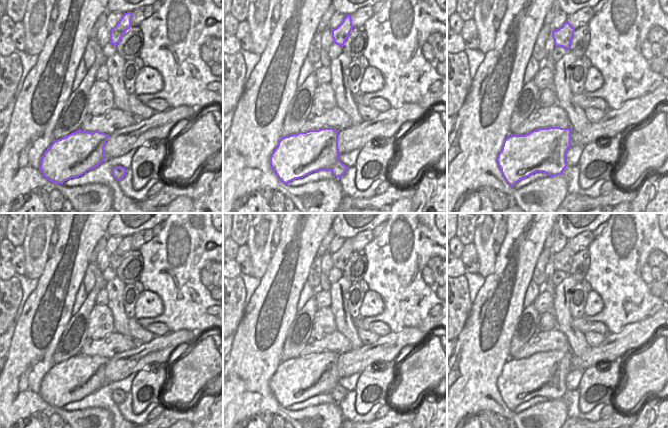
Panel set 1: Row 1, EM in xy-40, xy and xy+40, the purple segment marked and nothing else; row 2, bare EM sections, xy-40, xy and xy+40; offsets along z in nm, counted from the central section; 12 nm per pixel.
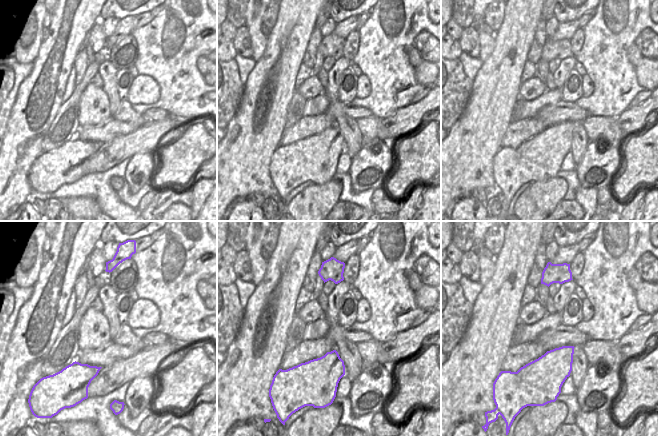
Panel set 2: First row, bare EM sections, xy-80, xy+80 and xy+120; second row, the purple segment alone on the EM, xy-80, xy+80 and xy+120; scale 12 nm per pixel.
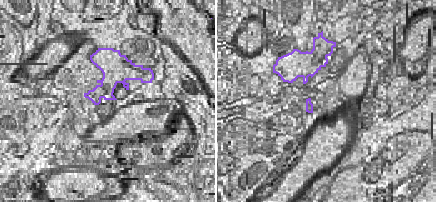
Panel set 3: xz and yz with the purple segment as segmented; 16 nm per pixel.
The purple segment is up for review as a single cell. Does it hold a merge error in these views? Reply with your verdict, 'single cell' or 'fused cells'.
fused cells

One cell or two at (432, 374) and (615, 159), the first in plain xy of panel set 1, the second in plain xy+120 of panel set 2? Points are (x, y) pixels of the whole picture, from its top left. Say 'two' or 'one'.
two

